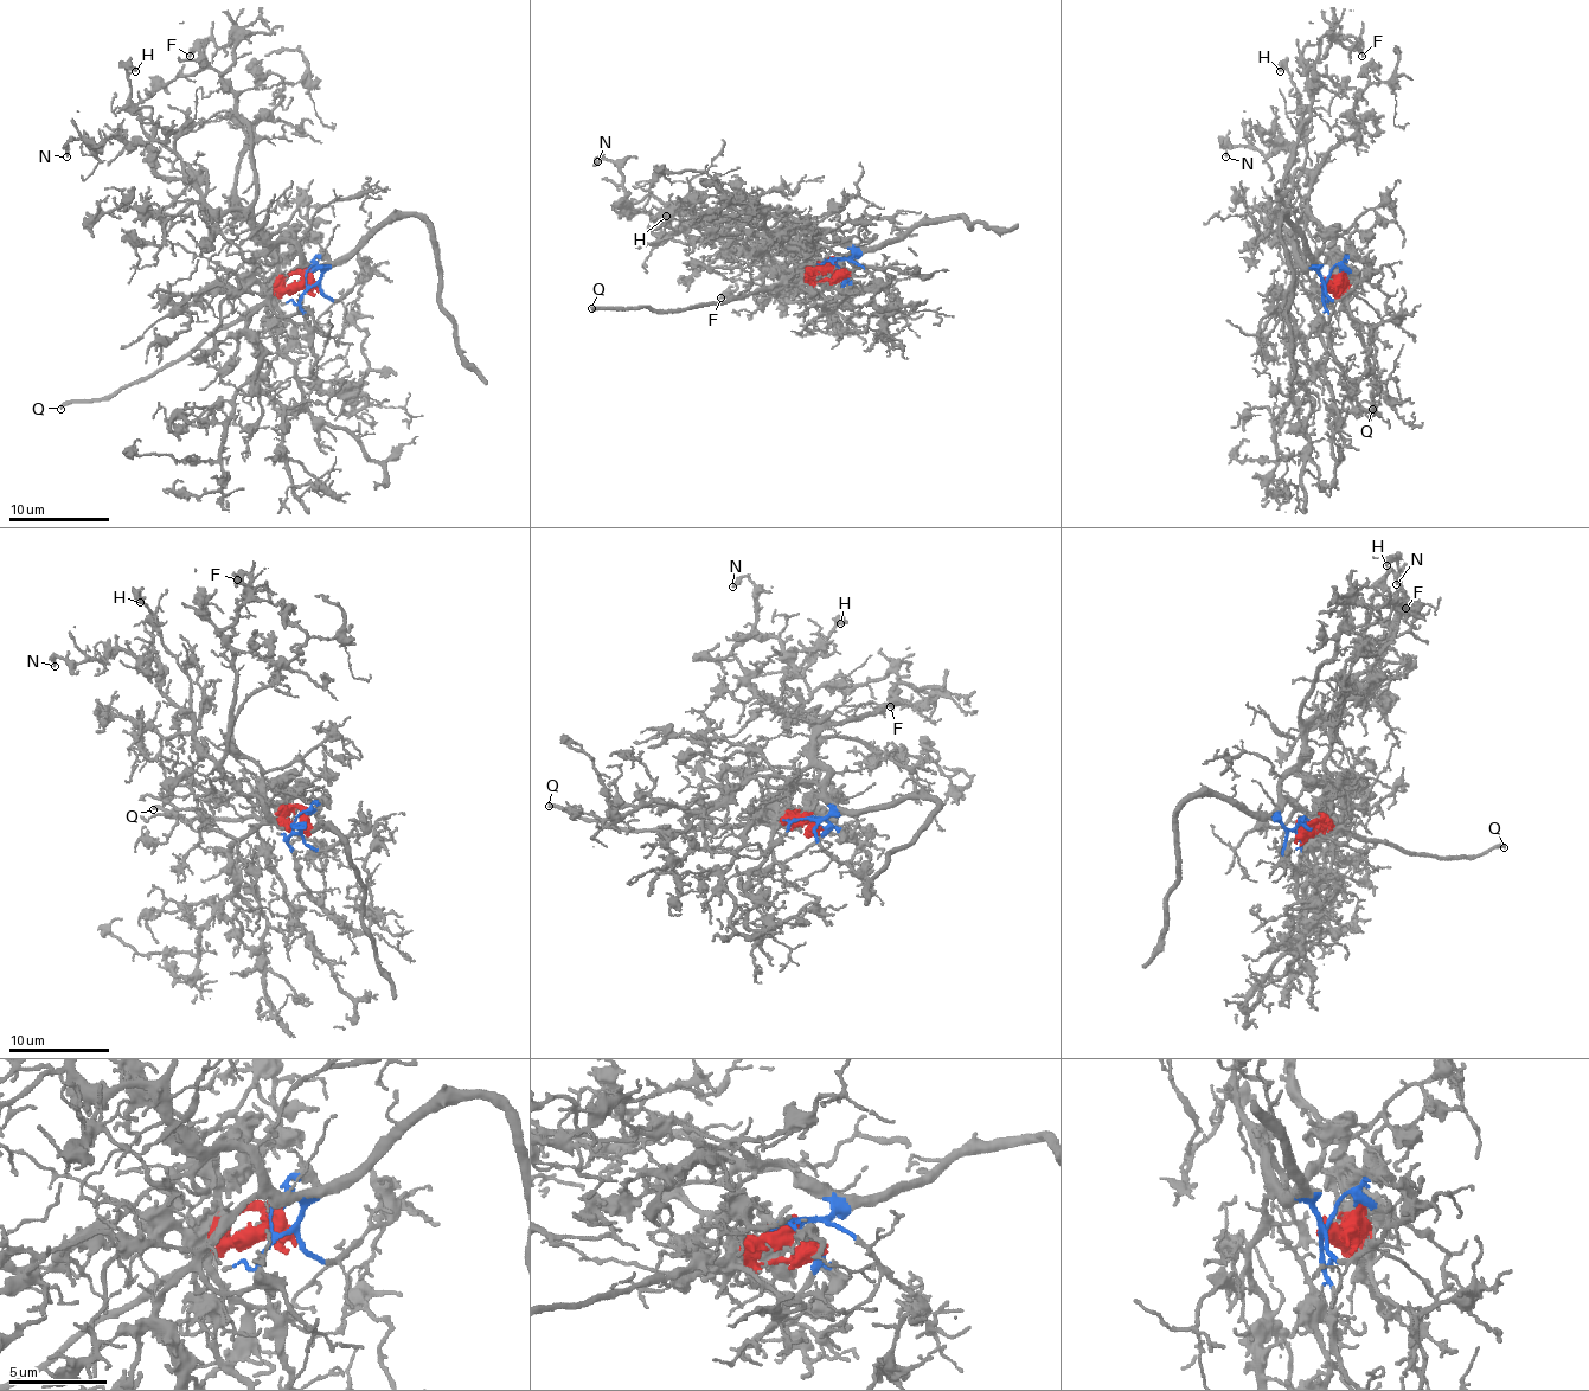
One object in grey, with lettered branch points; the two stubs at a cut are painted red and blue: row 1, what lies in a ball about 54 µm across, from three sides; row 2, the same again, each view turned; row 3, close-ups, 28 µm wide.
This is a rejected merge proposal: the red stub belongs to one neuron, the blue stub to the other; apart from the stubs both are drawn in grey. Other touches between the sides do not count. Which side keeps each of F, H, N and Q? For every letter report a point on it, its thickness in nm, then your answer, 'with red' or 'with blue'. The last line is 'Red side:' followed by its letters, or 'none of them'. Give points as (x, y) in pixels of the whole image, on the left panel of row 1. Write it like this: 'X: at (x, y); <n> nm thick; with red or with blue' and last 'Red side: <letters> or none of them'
F: at (190, 56); 280 nm thick; with blue
H: at (135, 71); 360 nm thick; with blue
N: at (66, 156); 200 nm thick; with blue
Q: at (61, 409); 300 nm thick; with red
Red side: Q

